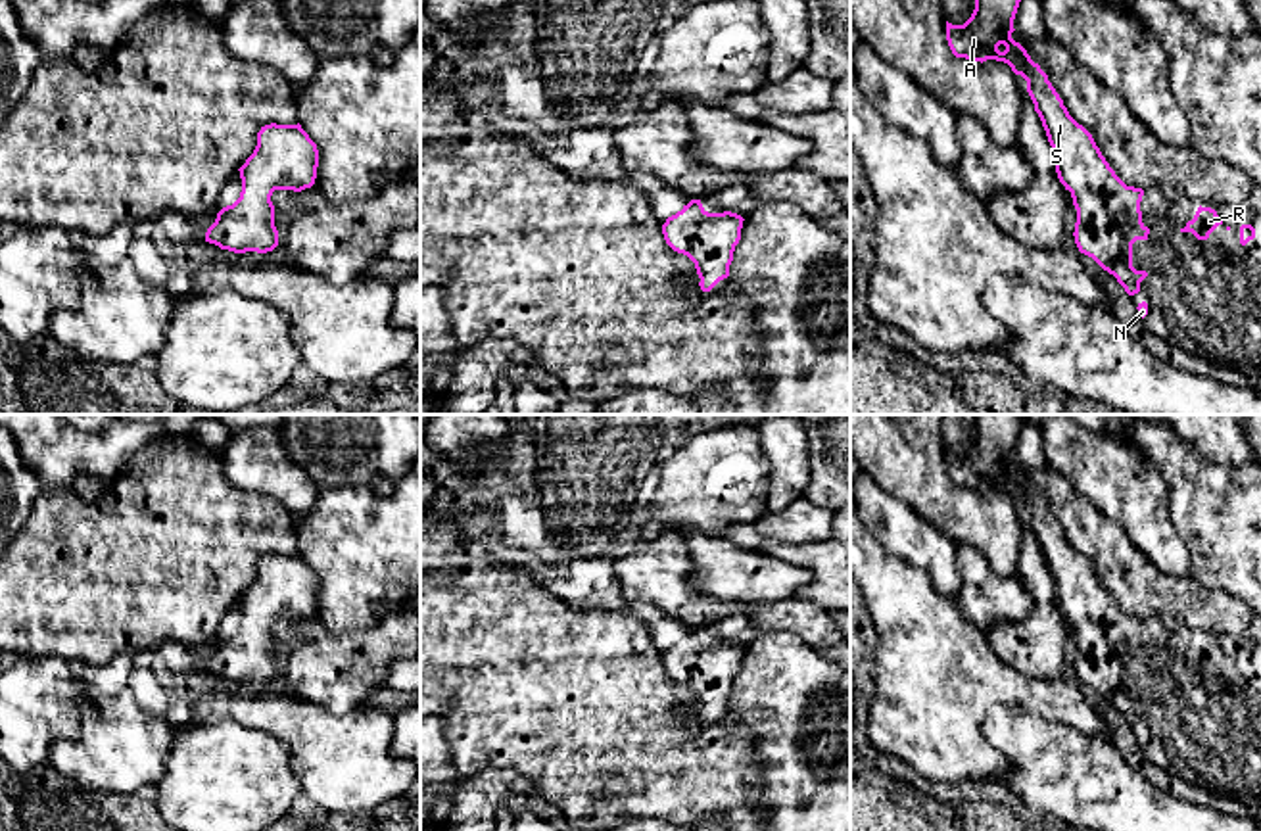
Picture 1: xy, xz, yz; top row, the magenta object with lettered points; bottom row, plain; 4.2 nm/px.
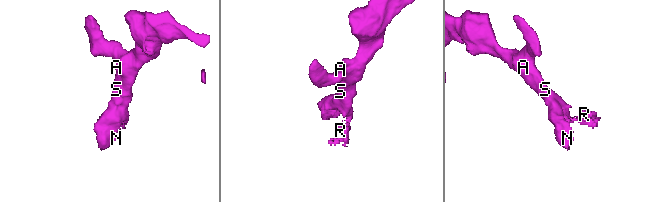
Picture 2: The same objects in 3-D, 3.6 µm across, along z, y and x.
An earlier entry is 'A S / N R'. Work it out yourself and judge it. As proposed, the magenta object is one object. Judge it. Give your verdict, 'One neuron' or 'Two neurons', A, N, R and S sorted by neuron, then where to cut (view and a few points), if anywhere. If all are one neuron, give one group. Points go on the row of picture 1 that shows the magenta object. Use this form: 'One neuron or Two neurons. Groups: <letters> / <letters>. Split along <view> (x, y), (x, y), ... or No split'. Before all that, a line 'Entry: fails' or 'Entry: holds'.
Entry: fails
One neuron. Groups: A N R S. No split

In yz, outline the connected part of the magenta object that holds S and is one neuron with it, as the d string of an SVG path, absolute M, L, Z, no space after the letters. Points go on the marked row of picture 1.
M975 0L964 25L946 21L948 46L956 58L1004 61L1027 81L1035 111L1056 152L1058 178L1071 192L1077 209L1075 244L1134 296L1148 276L1132 267L1132 244L1150 234L1140 211L1144 190L1127 186L1115 175L1092 134L1069 115L1048 75L1011 38L1019 2Z

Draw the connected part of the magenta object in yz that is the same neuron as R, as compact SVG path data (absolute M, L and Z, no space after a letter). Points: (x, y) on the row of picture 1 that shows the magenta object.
M1198 207L1192 221L1180 232L1192 232L1198 240L1207 240L1209 234L1223 225L1223 219L1211 207Z

